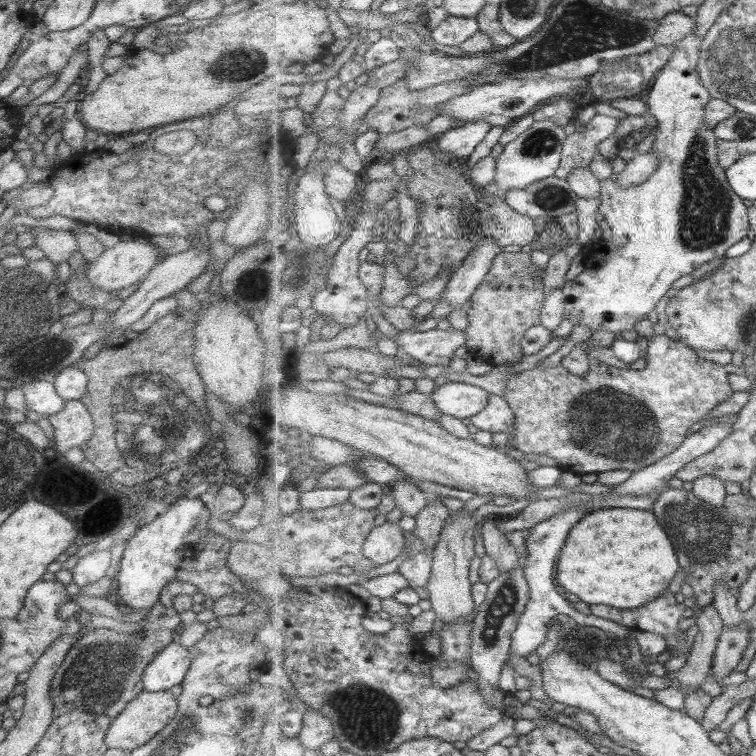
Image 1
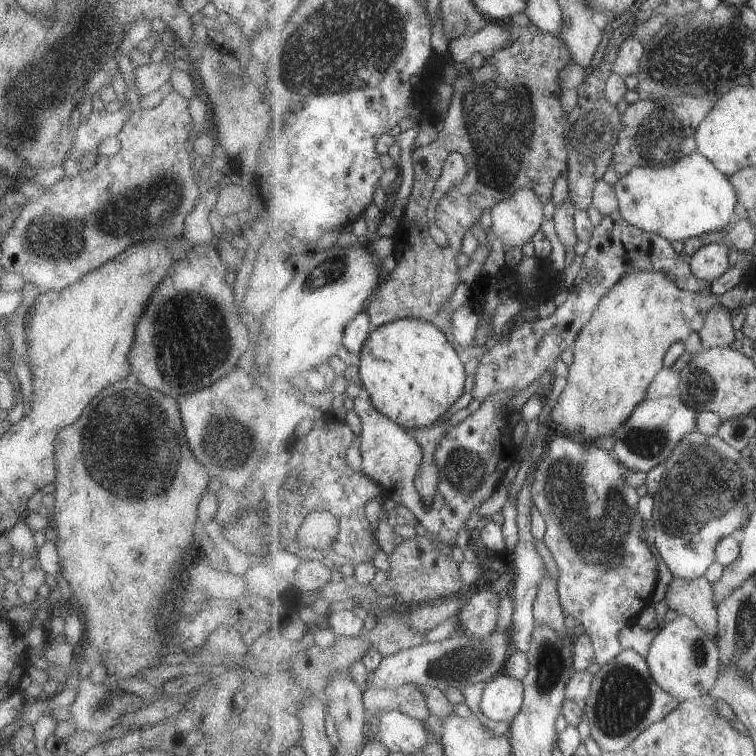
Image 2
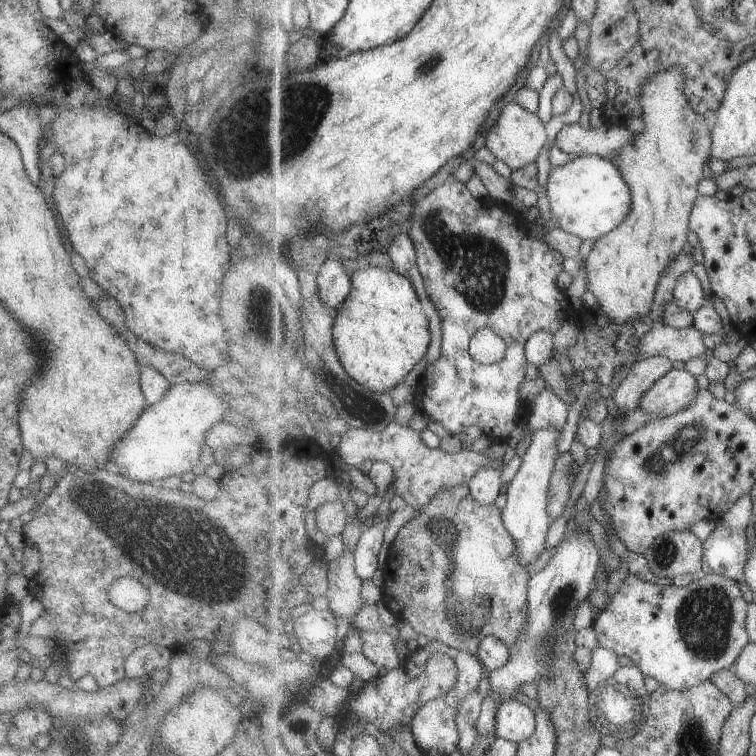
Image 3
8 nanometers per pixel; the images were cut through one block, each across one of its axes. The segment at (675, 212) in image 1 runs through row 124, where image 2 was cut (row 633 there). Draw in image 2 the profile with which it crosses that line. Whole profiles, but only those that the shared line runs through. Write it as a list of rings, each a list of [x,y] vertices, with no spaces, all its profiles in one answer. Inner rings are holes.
[[[677,615],[671,622],[661,626],[648,656],[652,676],[659,687],[682,701],[697,699],[711,692],[719,681],[721,660],[720,647],[715,639],[686,615]]]

